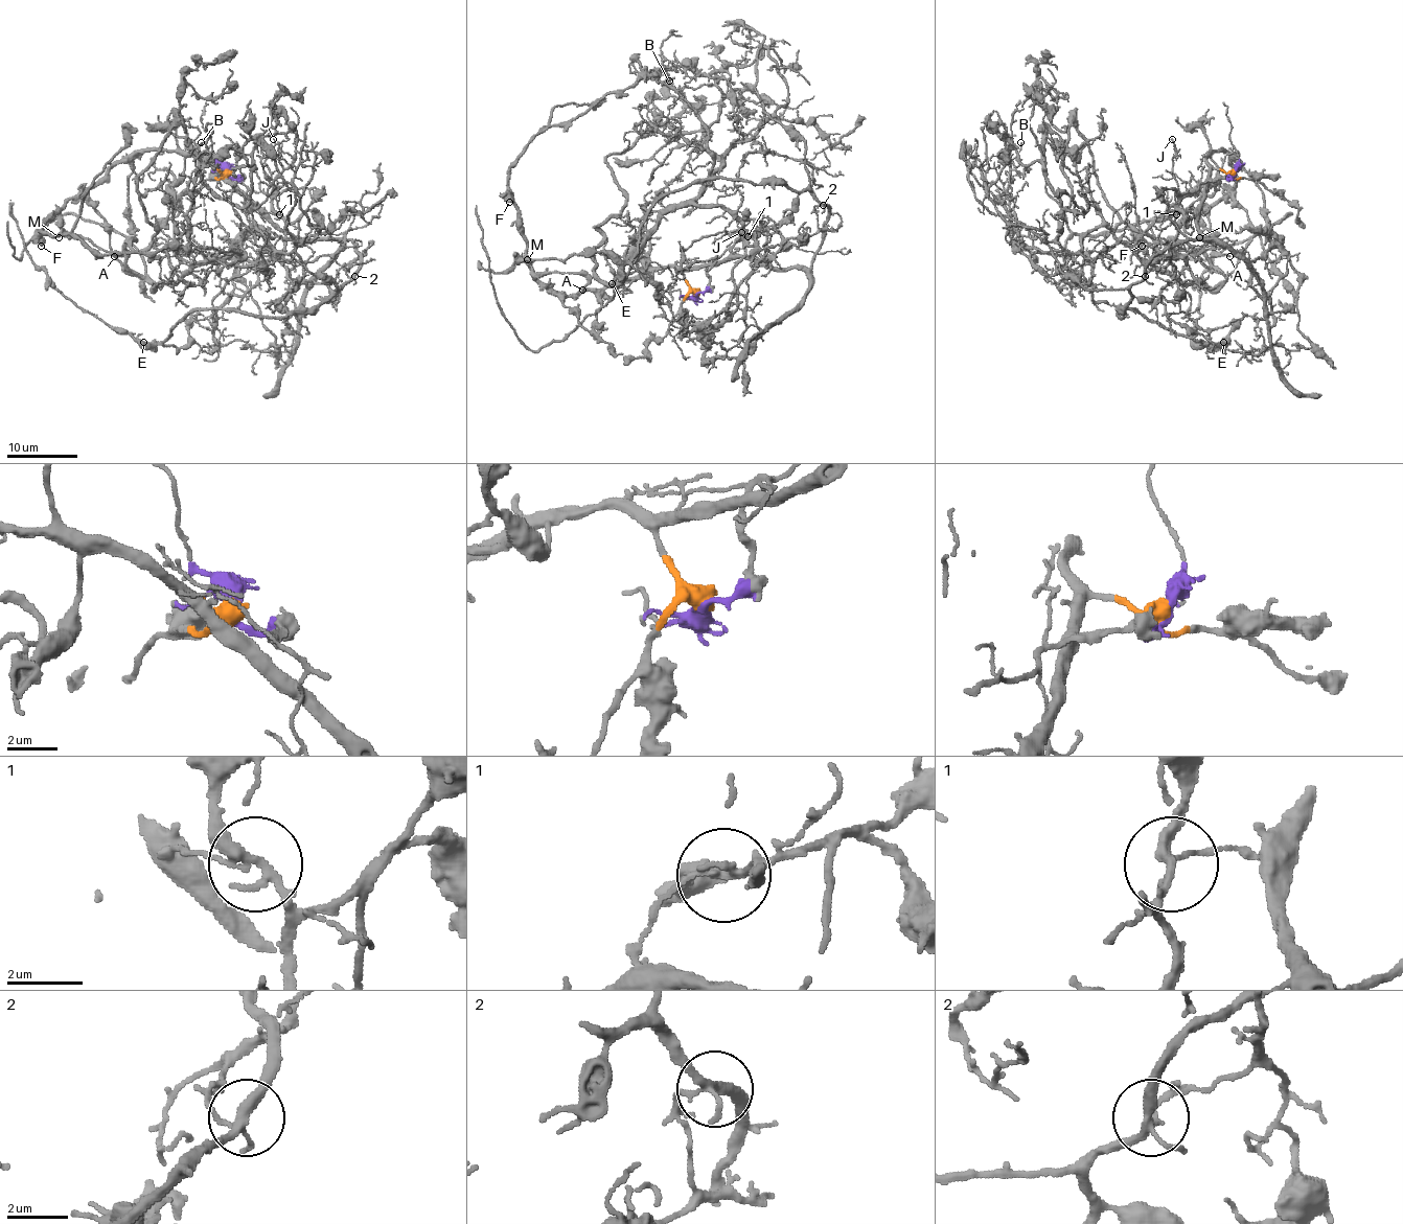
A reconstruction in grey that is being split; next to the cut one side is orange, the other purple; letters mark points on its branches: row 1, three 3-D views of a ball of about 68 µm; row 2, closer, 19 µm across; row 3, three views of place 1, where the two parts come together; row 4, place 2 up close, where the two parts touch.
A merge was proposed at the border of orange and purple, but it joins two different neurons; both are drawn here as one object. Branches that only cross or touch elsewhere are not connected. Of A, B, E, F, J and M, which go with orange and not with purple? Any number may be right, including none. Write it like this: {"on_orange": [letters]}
{"on_orange": ["A", "E", "F", "M"]}

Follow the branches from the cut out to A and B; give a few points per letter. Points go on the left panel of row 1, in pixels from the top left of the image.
A: (228, 172), (173, 151), (138, 151), (123, 156), (59, 212), (67, 232), (88, 237), (118, 255), (115, 257)
B: (228, 172), (284, 222), (272, 258), (231, 266), (239, 243), (242, 258), (189, 239), (201, 142)

